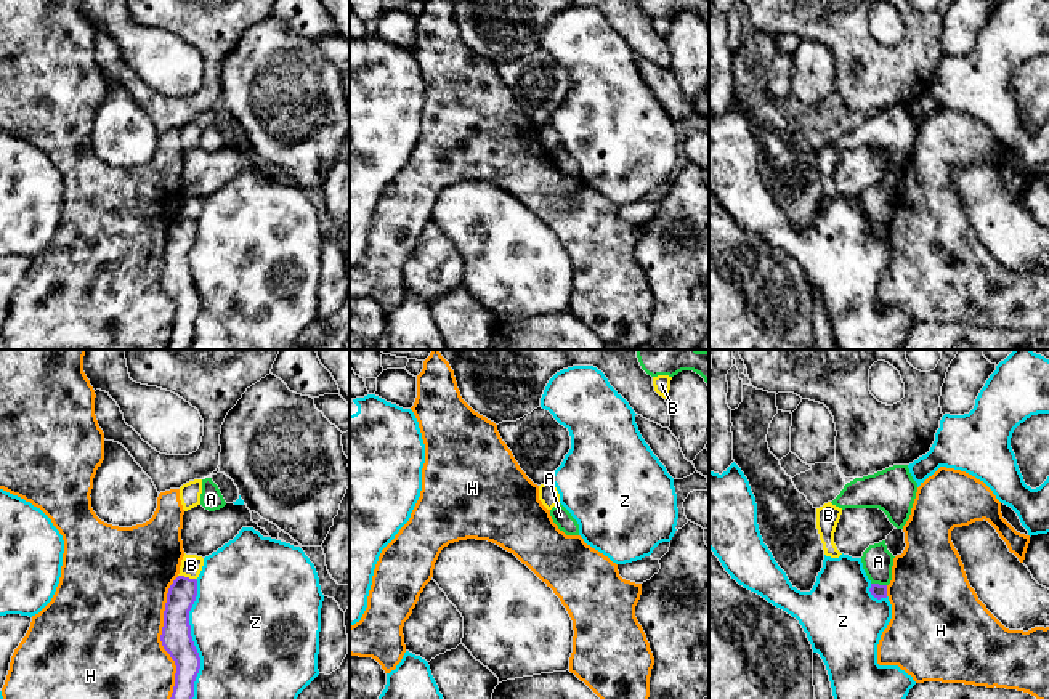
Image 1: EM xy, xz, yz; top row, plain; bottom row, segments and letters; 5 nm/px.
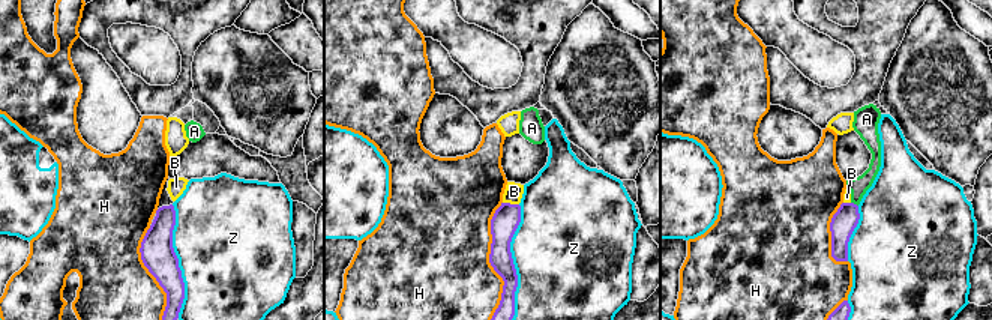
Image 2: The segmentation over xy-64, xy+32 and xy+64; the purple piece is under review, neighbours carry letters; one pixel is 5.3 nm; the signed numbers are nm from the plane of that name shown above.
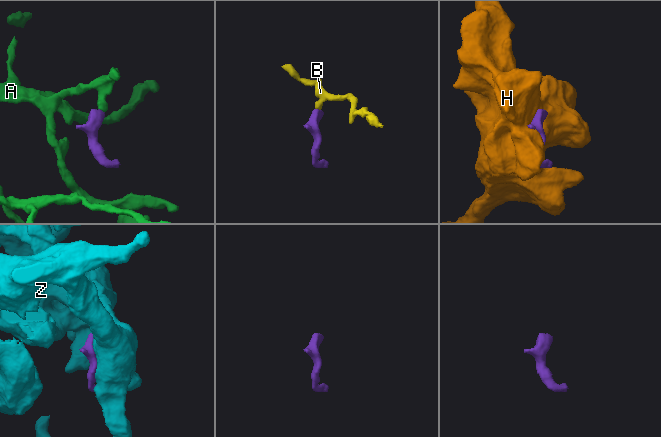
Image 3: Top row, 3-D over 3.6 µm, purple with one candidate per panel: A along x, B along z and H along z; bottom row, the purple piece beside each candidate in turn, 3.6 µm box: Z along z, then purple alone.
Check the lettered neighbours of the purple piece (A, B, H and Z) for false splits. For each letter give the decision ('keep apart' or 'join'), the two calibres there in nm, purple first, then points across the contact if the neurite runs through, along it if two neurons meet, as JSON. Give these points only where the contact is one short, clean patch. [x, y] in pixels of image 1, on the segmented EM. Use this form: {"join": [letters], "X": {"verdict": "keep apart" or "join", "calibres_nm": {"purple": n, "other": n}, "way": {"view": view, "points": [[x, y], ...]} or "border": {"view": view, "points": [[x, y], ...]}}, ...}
{"join": ["A"], "A": {"verdict": "join", "calibres_nm": {"purple": 70, "other": 150}, "way": {"view": "yz", "points": [[876, 590], [878, 584], [878, 561]]}}, "B": {"verdict": "keep apart", "calibres_nm": {"purple": 140, "other": 110}, "border": {"view": "xy", "points": [[178, 574], [194, 579]]}}, "H": {"verdict": "keep apart", "calibres_nm": {"purple": 150, "other": 500}}, "Z": {"verdict": "keep apart", "calibres_nm": {"purple": 150, "other": 500}}}

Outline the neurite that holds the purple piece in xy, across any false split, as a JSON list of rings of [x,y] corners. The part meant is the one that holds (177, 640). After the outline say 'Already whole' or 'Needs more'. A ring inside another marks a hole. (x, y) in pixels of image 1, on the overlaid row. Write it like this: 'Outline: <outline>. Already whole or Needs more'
Outline: [[[178,576],[168,588],[160,641],[175,661],[175,686],[170,699],[192,699],[200,657],[194,646],[189,611],[197,596],[197,580]]]. Already whole

